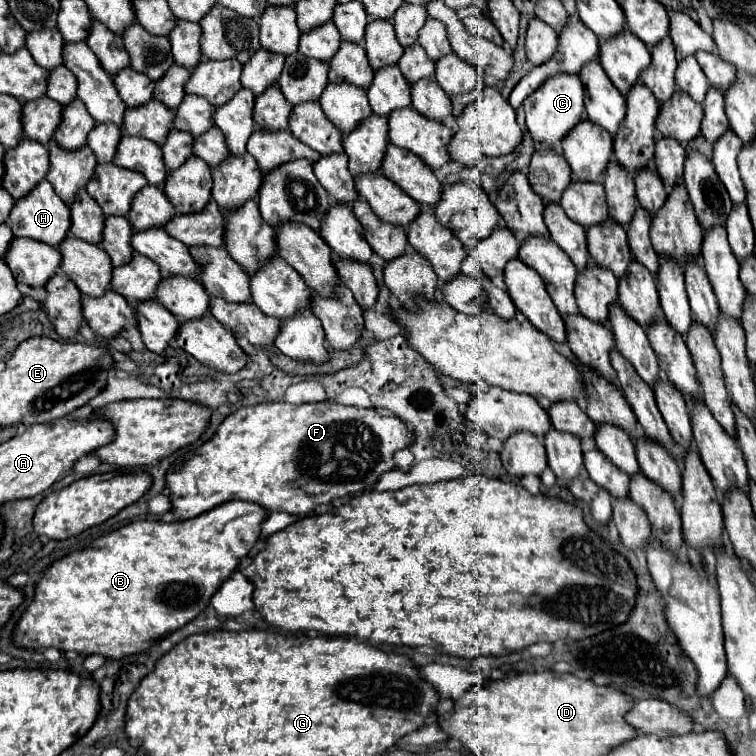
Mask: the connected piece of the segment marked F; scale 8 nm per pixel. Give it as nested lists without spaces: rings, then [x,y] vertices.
[[[272,402],[272,404],[256,404],[256,406],[248,406],[248,408],[238,408],[236,412],[230,414],[230,418],[224,418],[220,424],[220,430],[208,440],[204,442],[200,448],[196,448],[196,454],[192,454],[186,462],[178,464],[172,472],[166,474],[166,488],[170,490],[170,512],[174,512],[174,516],[178,520],[186,520],[186,518],[196,518],[198,514],[212,510],[228,500],[246,500],[246,502],[254,502],[258,506],[262,506],[268,512],[288,512],[292,516],[304,516],[306,512],[314,510],[316,504],[330,504],[336,498],[342,498],[346,494],[360,494],[360,492],[368,492],[372,490],[372,484],[378,480],[378,476],[382,472],[388,472],[394,468],[392,464],[392,454],[396,450],[406,448],[412,442],[412,432],[404,426],[402,420],[398,420],[392,414],[384,414],[384,412],[376,412],[372,408],[358,408],[358,406],[344,406],[344,404],[332,404],[330,402],[318,402],[318,404],[288,404],[288,402]]]

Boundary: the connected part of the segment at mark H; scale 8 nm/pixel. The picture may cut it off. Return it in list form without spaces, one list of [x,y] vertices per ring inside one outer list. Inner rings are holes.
[[[44,180],[36,186],[36,190],[32,190],[26,198],[22,198],[14,204],[12,214],[10,214],[10,226],[12,226],[12,232],[16,238],[32,238],[32,240],[58,248],[68,236],[68,226],[72,226],[68,210],[70,208],[52,190],[52,184],[48,180]]]

